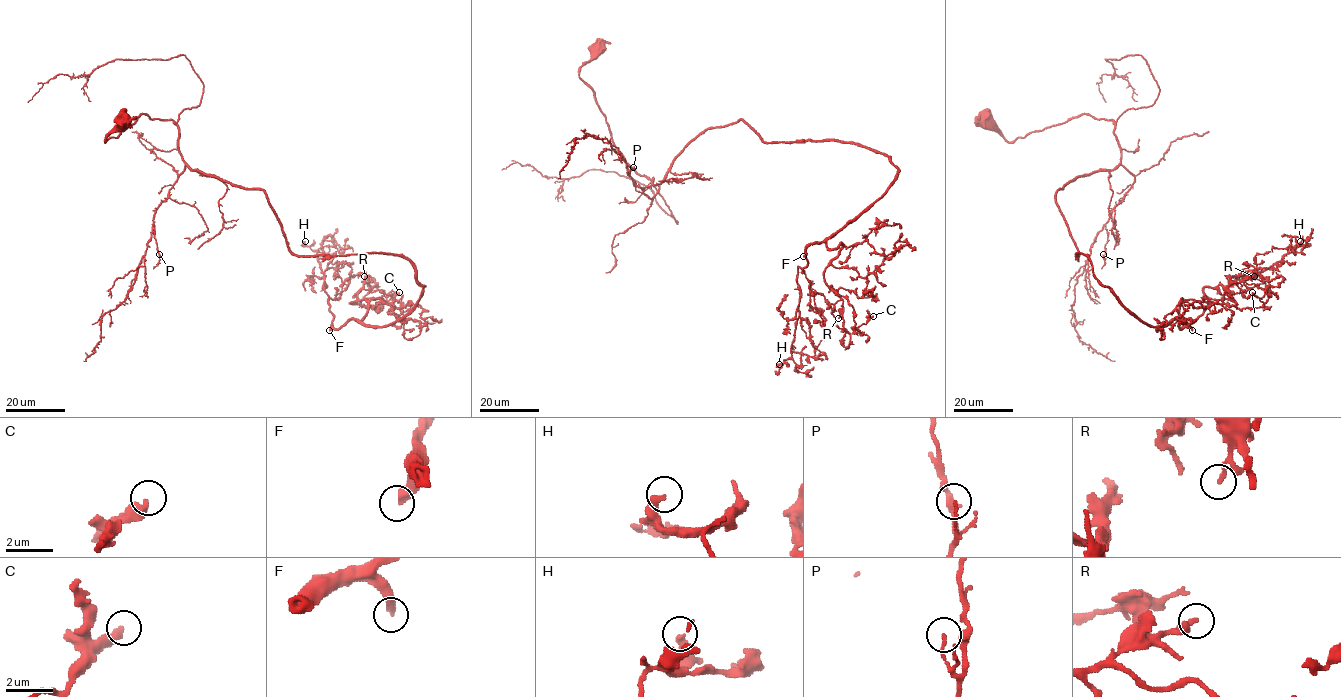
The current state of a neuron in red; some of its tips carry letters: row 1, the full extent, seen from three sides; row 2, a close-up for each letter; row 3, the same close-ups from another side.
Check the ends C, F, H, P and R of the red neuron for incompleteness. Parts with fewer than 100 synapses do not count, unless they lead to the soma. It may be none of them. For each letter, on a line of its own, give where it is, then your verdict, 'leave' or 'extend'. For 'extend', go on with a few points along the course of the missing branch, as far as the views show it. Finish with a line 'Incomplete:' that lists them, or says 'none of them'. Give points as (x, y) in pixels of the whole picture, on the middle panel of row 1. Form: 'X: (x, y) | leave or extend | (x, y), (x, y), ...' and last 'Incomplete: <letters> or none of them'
C: (873, 316) | leave
F: (803, 256) | extend | (803, 256), (771, 243), (763, 248), (763, 257), (770, 266), (765, 287), (748, 324), (735, 324), (740, 327)
H: (779, 364) | leave
P: (633, 167) | leave
R: (838, 318) | leave
Incomplete: F

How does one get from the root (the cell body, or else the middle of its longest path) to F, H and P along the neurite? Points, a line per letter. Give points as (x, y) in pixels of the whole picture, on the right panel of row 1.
F: (987, 121), (1014, 141), (1083, 114), (1114, 120), (1120, 162), (1056, 203), (1077, 256), (1134, 316), (1192, 330)
H: (987, 121), (1014, 141), (1114, 120), (1120, 162), (1056, 203), (1148, 324), (1189, 326), (1205, 287), (1300, 241)
P: (987, 121), (1014, 141), (1083, 114), (1114, 120), (1120, 161), (1134, 182), (1106, 224), (1103, 254)

